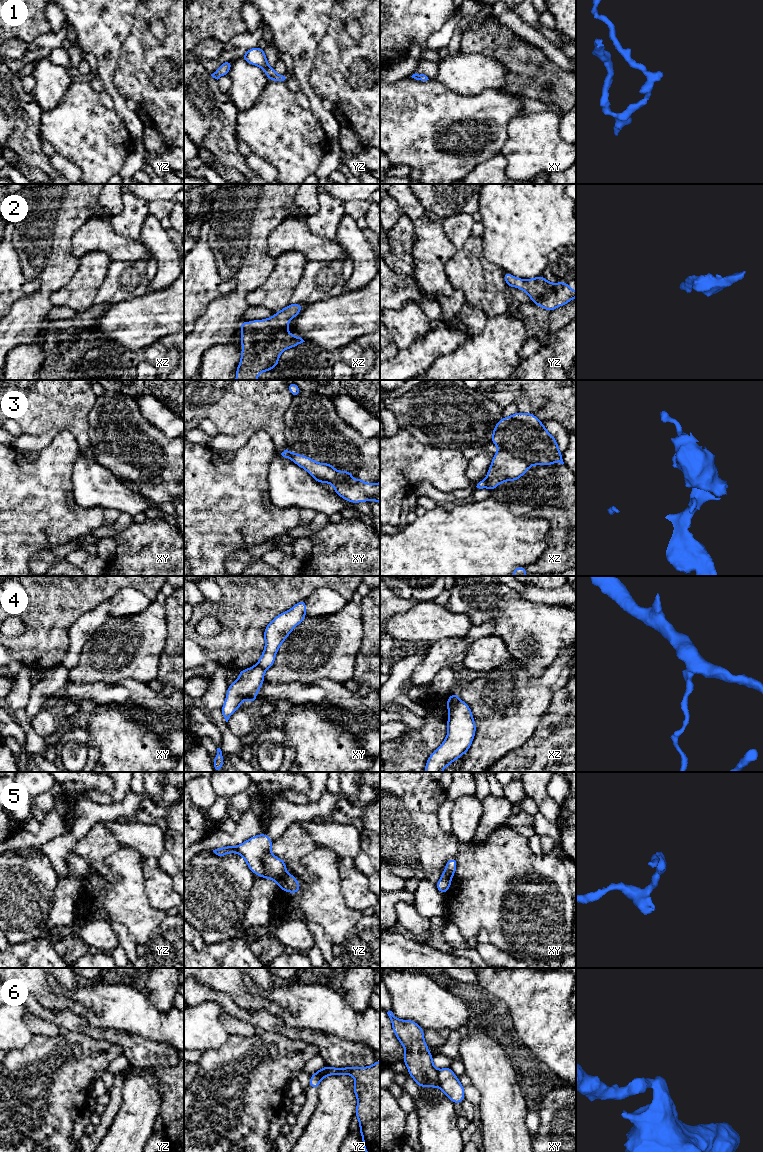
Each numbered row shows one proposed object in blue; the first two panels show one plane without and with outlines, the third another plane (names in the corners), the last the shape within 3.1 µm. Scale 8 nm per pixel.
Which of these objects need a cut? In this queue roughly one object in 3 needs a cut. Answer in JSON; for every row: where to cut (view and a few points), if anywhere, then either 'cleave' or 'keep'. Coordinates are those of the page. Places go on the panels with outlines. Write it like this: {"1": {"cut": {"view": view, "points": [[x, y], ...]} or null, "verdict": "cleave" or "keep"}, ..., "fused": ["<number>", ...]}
{"1": {"cut": null, "verdict": "keep"}, "2": {"cut": null, "verdict": "keep"}, "3": {"cut": {"view": "xy", "points": [[288, 451], [289, 457]]}, "verdict": "cleave"}, "4": {"cut": {"view": "xz", "points": [[460, 700], [449, 711]]}, "verdict": "cleave"}, "5": {"cut": {"view": "yz", "points": [[286, 871], [275, 880]]}, "verdict": "cleave"}, "6": {"cut": {"view": "xy", "points": [[437, 1070], [437, 1082], [440, 1086]]}, "verdict": "cleave"}, "fused": ["3", "4", "5", "6"]}

